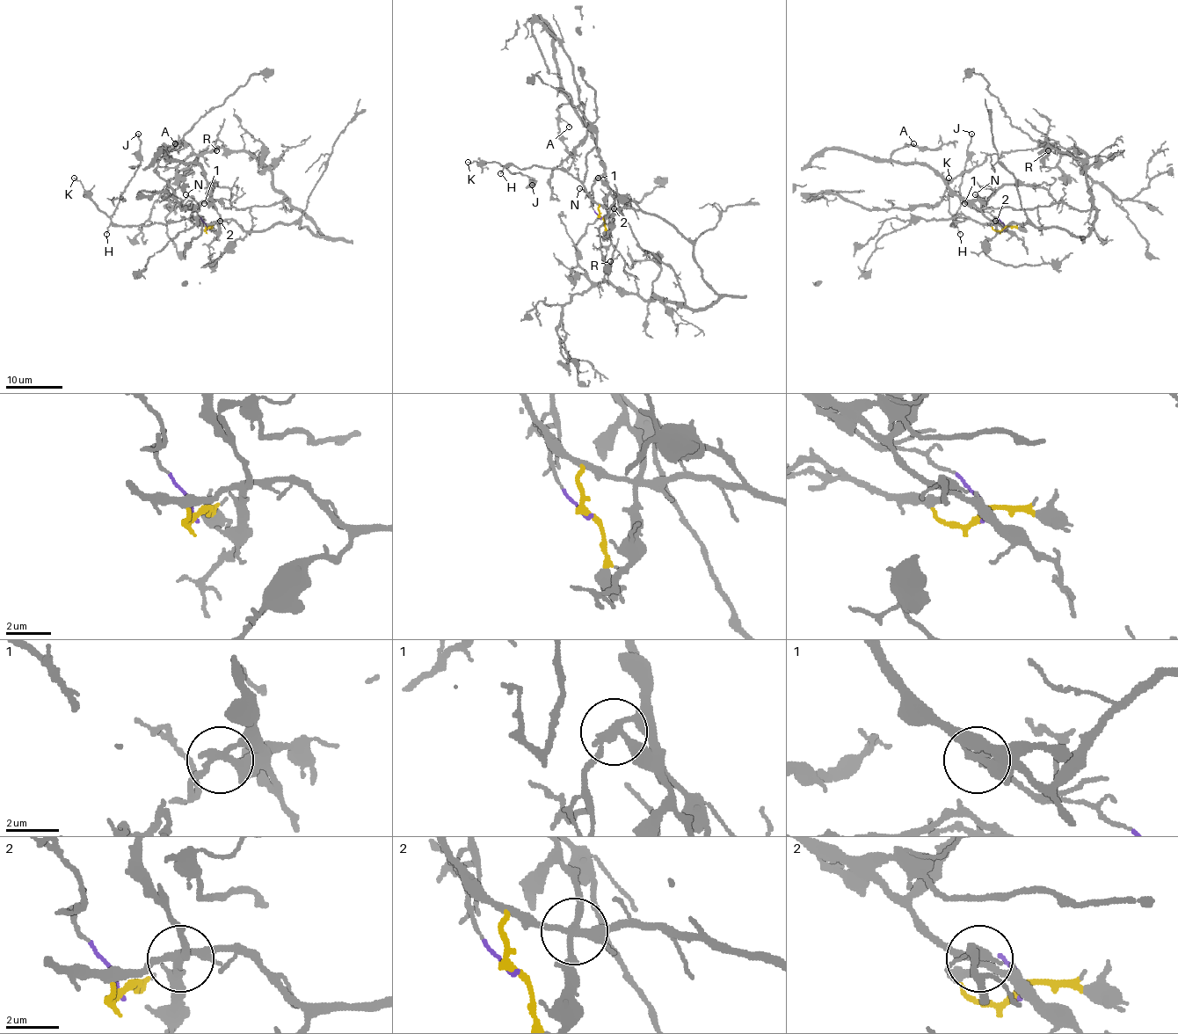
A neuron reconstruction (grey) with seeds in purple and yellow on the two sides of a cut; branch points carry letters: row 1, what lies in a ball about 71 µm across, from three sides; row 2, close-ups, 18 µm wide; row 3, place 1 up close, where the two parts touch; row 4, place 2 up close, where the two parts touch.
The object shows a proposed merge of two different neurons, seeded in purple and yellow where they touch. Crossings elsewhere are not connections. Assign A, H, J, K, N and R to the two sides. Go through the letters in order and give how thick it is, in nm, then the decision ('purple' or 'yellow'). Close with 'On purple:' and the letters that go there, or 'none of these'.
A: calibre 110 nm; purple
H: calibre 110 nm; yellow
J: calibre 140 nm; yellow
K: calibre 120 nm; yellow
N: calibre 130 nm; purple
R: calibre 110 nm; yellow
On purple: A, N

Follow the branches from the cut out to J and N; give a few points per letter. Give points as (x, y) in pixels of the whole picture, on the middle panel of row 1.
J: (600, 217), (599, 206), (584, 185), (567, 172), (534, 165), (505, 166), (534, 179), (531, 185)
N: (600, 217), (592, 208), (591, 192), (592, 194), (588, 194), (579, 187)

